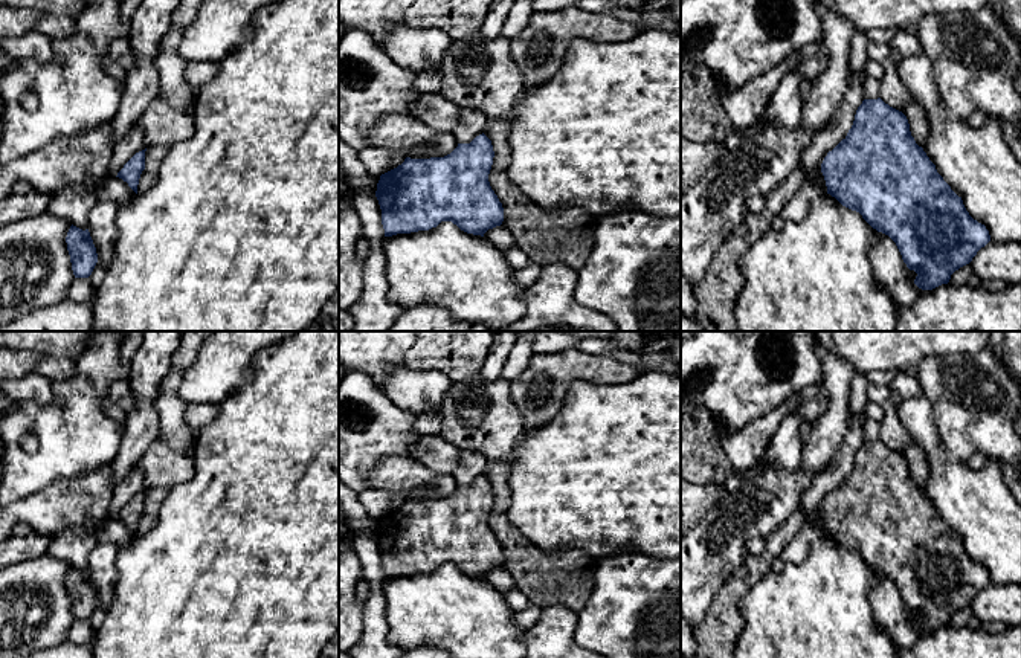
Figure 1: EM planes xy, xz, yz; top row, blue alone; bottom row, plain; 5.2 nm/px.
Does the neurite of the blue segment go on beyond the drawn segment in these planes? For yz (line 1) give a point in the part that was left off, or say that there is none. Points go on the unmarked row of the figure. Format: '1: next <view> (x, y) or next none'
1: next none

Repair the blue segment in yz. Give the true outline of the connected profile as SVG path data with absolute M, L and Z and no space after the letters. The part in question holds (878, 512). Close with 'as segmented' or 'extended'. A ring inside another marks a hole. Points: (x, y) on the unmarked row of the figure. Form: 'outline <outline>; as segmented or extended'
outline M881 440L862 443L847 478L824 499L821 514L827 536L842 548L859 554L873 571L896 585L907 609L917 615L914 626L922 632L948 626L951 617L969 606L977 594L990 583L986 568L969 557L961 539L951 531L923 490L916 485L907 458Z; as segmented

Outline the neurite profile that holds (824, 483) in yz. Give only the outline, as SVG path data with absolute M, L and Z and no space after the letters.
M865 414L856 415L844 435L844 440L835 453L830 464L815 476L807 492L803 495L798 510L810 514L821 510L821 505L829 493L832 493L842 481L845 481L849 472L853 467L858 449L864 440Z

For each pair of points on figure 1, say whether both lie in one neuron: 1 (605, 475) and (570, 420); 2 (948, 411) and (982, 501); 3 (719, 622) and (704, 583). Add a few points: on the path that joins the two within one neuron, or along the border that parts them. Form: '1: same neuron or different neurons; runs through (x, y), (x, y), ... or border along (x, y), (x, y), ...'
1: same neuron; runs through (605, 461), (605, 455), (583, 434)
2: different neurons; border along (939, 438), (946, 455), (966, 463)
3: different neurons; border along (733, 573), (716, 594), (705, 617), (696, 626)

